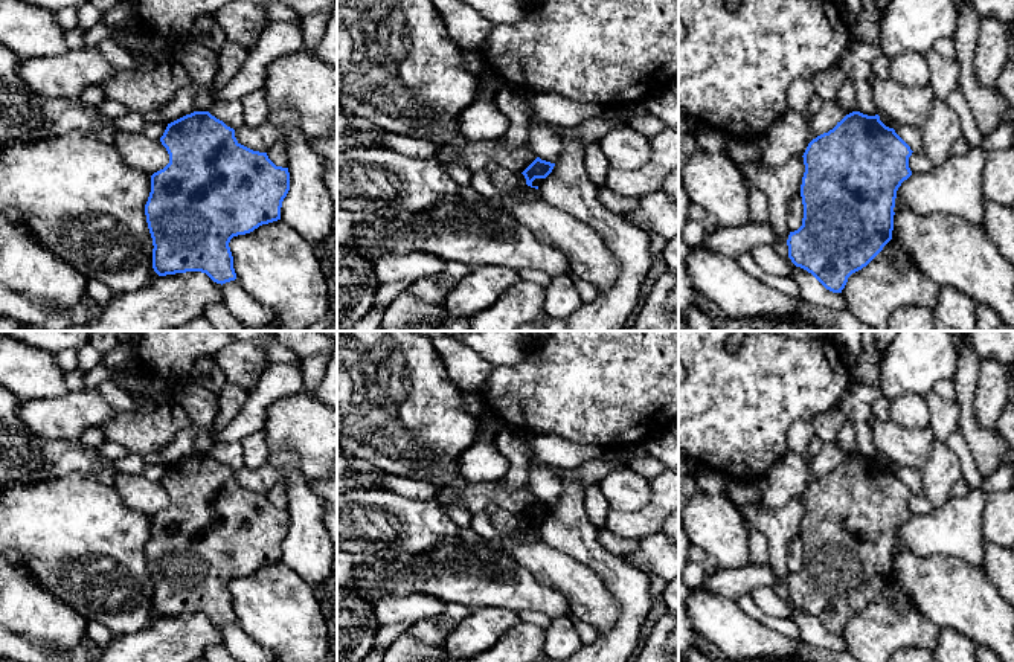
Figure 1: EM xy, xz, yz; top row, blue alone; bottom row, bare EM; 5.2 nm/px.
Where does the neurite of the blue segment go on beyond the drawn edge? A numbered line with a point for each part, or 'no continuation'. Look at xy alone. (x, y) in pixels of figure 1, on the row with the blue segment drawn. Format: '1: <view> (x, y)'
no continuation

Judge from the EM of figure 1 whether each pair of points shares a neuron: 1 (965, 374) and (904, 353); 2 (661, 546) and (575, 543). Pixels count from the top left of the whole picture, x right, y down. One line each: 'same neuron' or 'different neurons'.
1: different neurons
2: different neurons

